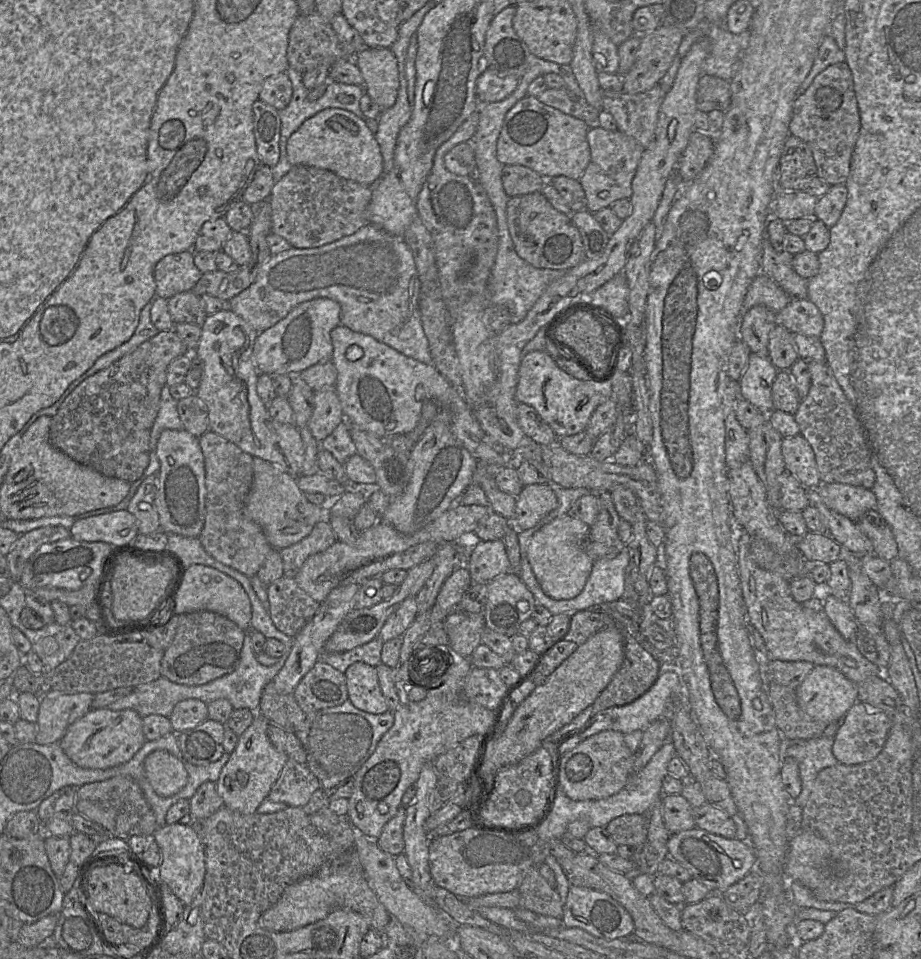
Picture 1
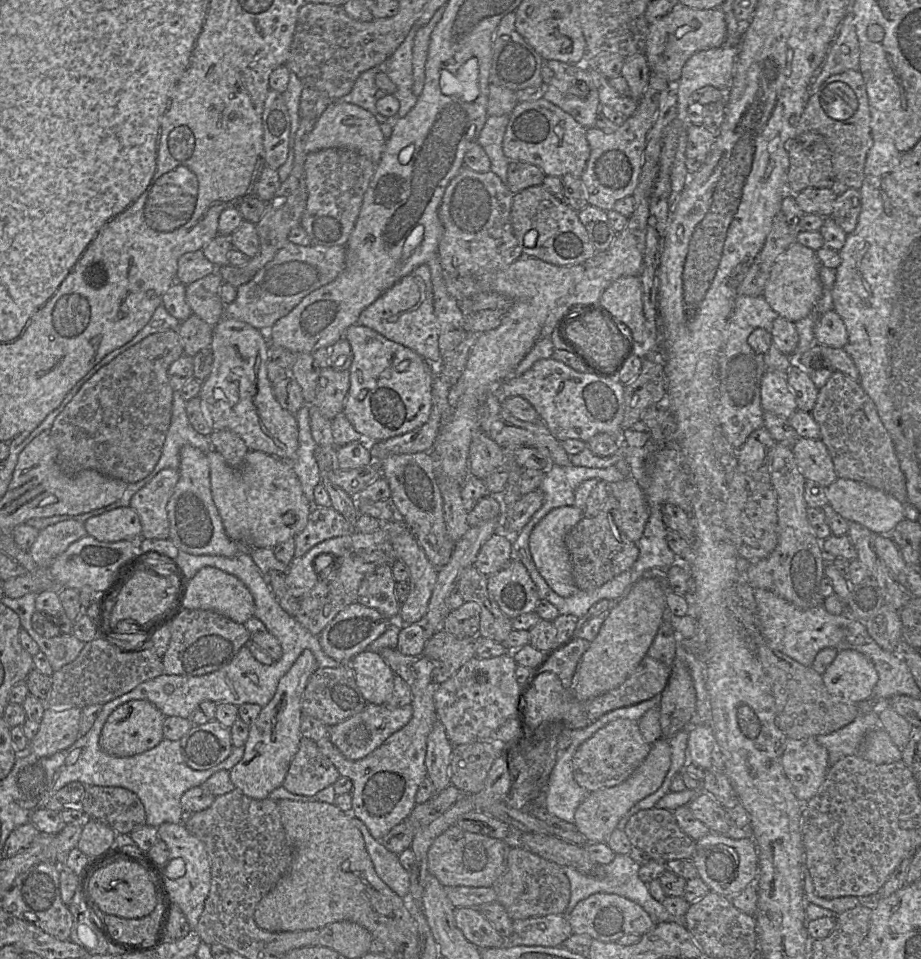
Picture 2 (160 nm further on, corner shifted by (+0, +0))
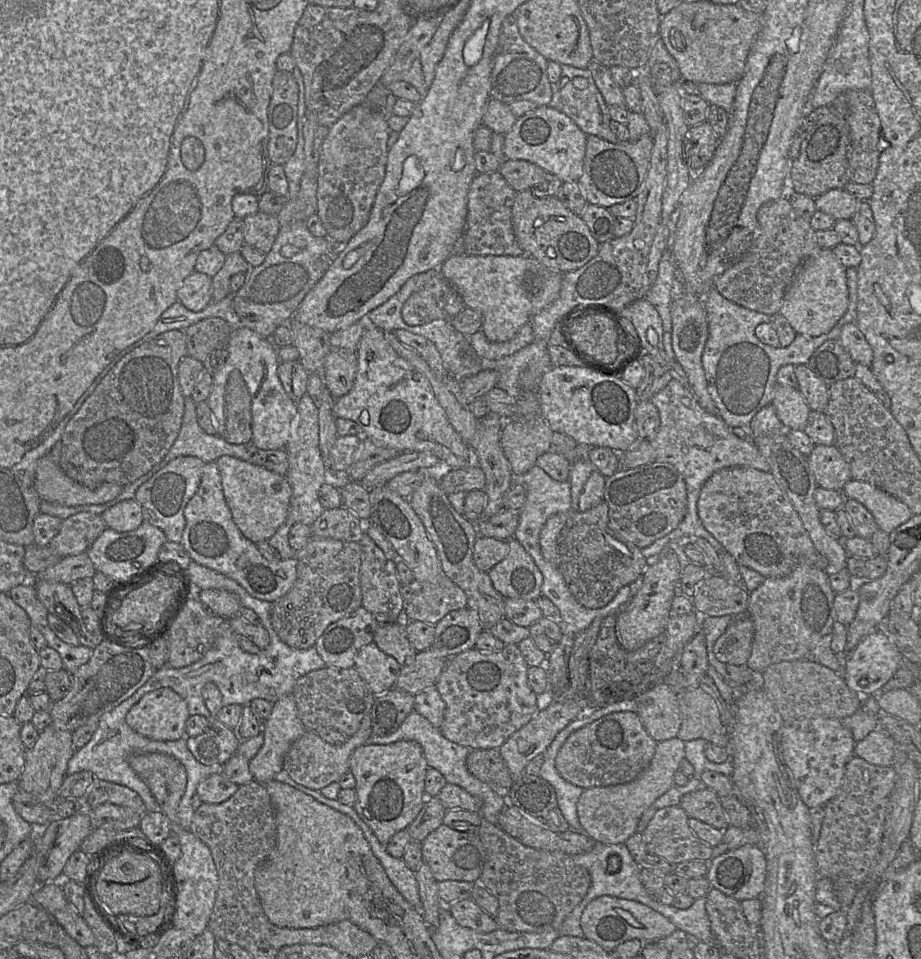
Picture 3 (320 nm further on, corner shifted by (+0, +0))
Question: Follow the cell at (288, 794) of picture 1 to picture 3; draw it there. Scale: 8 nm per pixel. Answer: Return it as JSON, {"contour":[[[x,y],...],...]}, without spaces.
{"contour":[[[371,712],[365,715],[358,731],[341,745],[330,744],[314,731],[307,730],[291,745],[286,754],[283,768],[298,784],[320,791],[331,783],[338,782],[349,771],[349,758],[352,752],[366,744],[371,735]]]}

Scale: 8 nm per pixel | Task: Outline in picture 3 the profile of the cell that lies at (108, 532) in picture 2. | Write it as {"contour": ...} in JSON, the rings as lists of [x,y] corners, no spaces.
{"contour":[[[127,499],[101,514],[107,528],[117,532],[136,530],[143,522],[142,507],[135,499]]]}

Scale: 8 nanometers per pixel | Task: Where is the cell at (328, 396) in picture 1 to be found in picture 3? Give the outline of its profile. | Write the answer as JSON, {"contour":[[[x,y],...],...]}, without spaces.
{"contour":[[[331,349],[326,356],[321,376],[334,399],[348,393],[357,374],[356,351]]]}

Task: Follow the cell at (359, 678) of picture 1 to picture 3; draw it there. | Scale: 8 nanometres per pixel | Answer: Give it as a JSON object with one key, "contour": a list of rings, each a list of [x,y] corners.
{"contour":[[[371,642],[363,646],[355,656],[355,669],[376,695],[382,695],[395,687],[402,666]]]}

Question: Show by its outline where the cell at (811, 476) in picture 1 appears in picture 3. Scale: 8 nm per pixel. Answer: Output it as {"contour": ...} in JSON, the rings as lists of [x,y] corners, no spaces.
{"contour":[[[815,445],[807,459],[819,487],[841,491],[853,479],[849,464],[834,445]]]}

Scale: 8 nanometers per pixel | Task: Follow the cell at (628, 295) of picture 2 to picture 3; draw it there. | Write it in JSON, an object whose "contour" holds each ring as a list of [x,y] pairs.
{"contour":[[[639,299],[621,309],[620,314],[629,320],[643,347],[643,353],[650,355],[686,389],[690,389],[688,377],[677,361],[670,361],[663,347],[662,320],[650,302]]]}

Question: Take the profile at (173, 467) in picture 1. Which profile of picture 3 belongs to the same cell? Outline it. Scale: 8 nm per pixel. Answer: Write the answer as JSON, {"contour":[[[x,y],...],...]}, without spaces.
{"contour":[[[216,462],[205,463],[199,487],[187,503],[184,517],[186,524],[181,544],[193,561],[235,580],[251,596],[260,600],[275,602],[294,586],[297,558],[269,561],[261,555],[257,544],[242,534],[226,503]]]}

